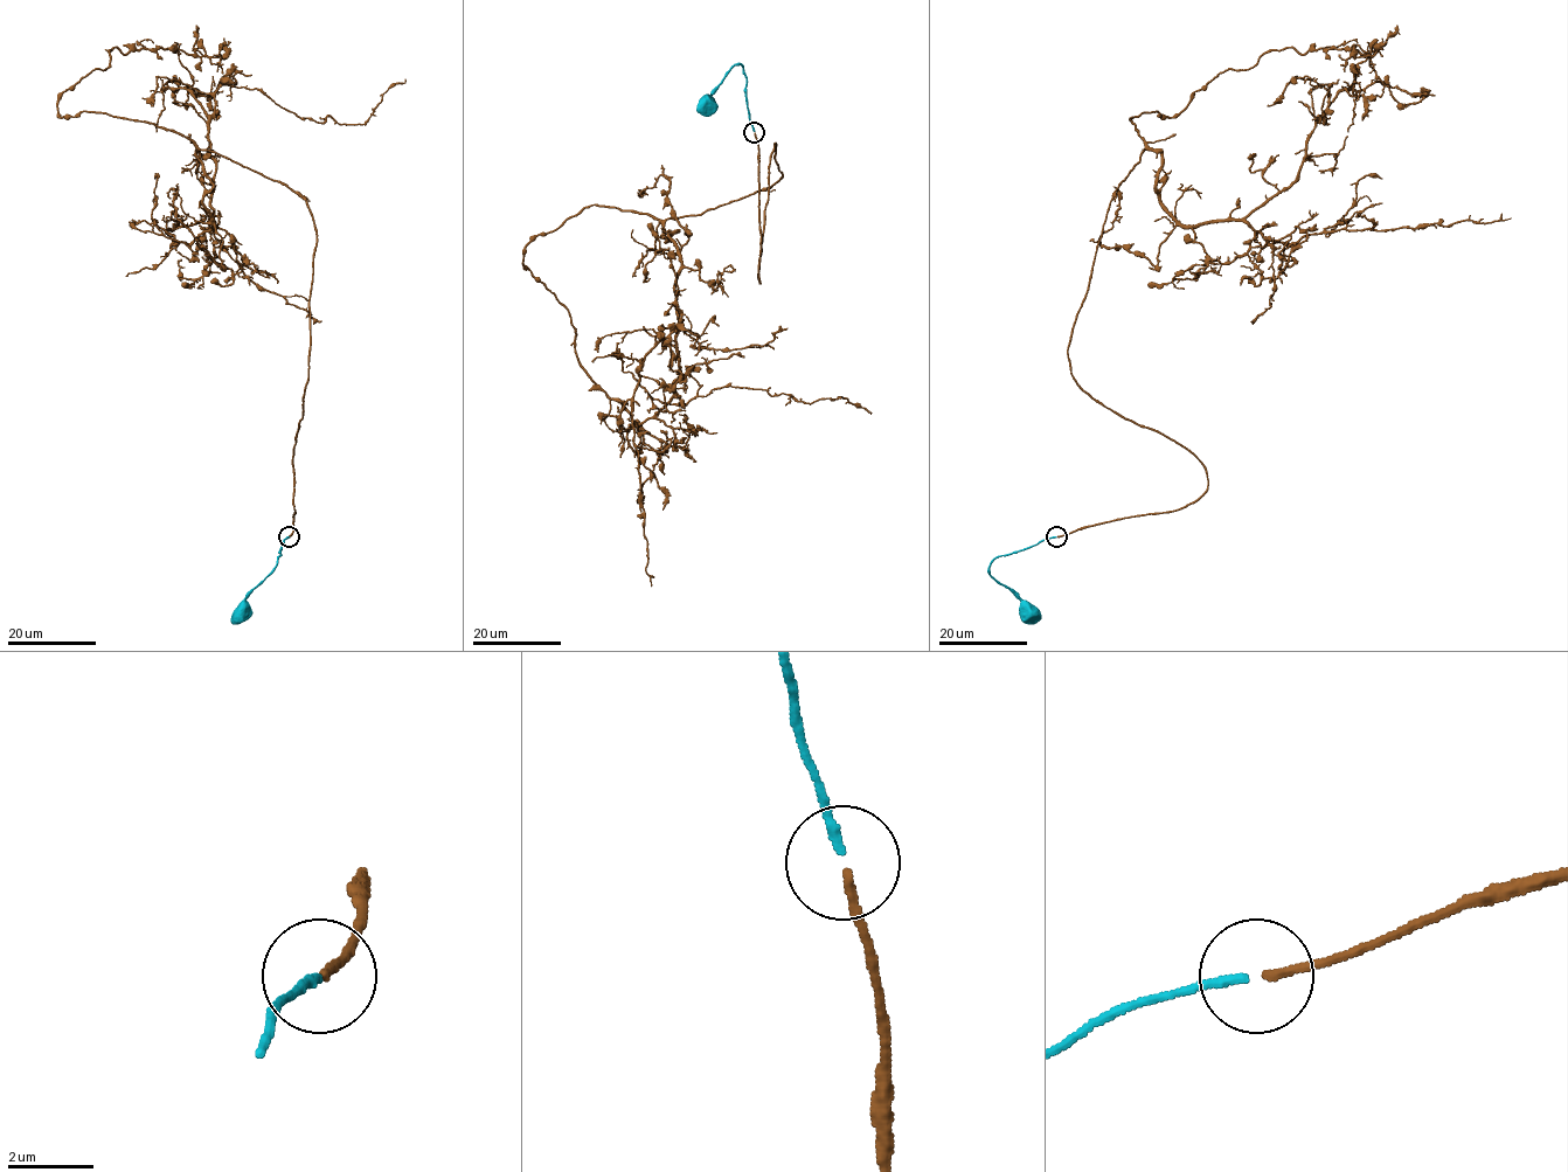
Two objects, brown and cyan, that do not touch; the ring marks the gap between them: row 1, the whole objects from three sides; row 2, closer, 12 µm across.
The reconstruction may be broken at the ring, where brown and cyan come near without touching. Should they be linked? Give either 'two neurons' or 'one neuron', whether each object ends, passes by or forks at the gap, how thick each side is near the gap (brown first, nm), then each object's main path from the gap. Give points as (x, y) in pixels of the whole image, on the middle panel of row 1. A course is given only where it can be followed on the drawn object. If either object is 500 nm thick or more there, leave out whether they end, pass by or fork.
one neuron | brown ends | cyan ends | 200/200 nm | brown via (754, 133), (760, 283), (775, 143), (772, 185), (665, 220), (674, 390), (841, 396), (871, 414) | cyan via (754, 131), (741, 64), (735, 64), (706, 101)

